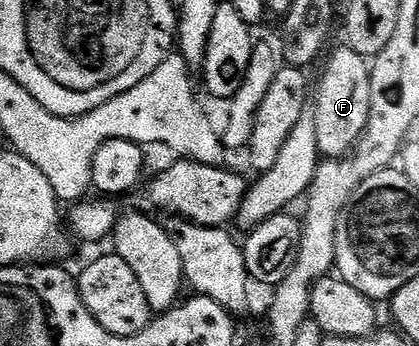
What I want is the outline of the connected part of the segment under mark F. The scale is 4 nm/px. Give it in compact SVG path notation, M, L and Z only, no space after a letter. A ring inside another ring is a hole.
M350 48L335 50L323 75L319 78L319 91L313 94L313 109L317 120L317 148L324 159L340 158L355 147L355 141L369 124L369 92L371 68L368 59Z

